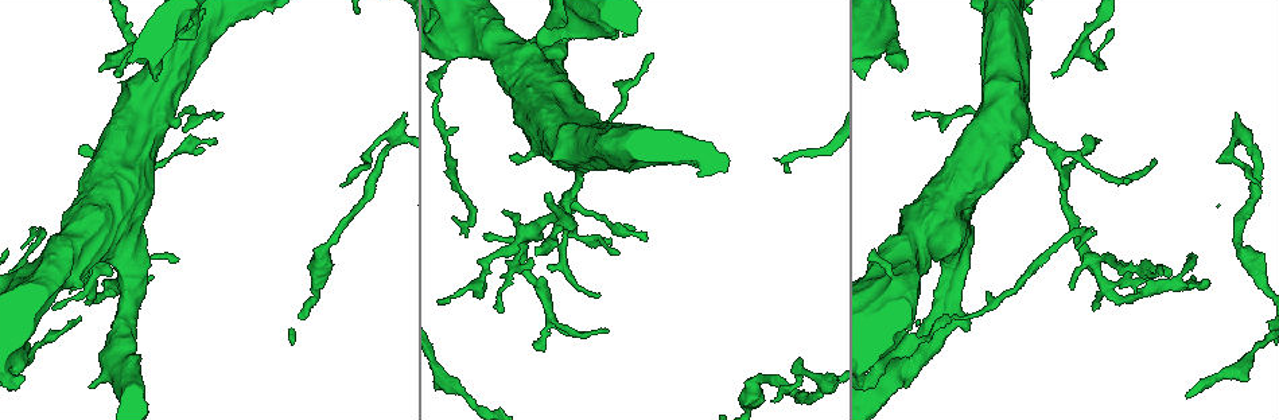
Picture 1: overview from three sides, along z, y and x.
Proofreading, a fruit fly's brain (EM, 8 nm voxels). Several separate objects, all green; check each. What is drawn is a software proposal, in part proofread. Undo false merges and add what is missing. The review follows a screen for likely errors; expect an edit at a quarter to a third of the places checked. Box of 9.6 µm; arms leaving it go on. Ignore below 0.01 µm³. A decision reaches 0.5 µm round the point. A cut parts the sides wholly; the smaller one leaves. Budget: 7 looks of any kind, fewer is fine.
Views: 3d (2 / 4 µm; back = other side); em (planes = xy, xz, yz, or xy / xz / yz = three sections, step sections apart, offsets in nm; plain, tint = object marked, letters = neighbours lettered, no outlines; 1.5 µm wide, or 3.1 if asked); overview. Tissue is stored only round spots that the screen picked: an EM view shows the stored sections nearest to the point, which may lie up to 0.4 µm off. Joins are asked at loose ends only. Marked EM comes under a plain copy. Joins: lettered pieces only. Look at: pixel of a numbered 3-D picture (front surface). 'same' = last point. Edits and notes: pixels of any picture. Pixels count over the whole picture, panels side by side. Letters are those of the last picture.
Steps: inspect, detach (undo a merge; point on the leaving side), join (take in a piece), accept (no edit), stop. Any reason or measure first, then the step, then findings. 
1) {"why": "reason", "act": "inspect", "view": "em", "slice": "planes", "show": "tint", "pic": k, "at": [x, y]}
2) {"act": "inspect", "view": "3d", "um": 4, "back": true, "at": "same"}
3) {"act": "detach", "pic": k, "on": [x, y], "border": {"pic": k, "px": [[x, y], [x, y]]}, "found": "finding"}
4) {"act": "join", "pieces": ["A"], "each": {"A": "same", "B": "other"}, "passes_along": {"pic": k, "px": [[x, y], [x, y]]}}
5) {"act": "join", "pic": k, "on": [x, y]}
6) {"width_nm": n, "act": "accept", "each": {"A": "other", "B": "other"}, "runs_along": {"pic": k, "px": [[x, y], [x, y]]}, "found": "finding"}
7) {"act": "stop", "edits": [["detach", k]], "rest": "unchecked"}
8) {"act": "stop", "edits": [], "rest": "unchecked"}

{"why": "free end", "act": "inspect", "view": "3d", "um": 2, "pic": 1, "at": [600, 295]}

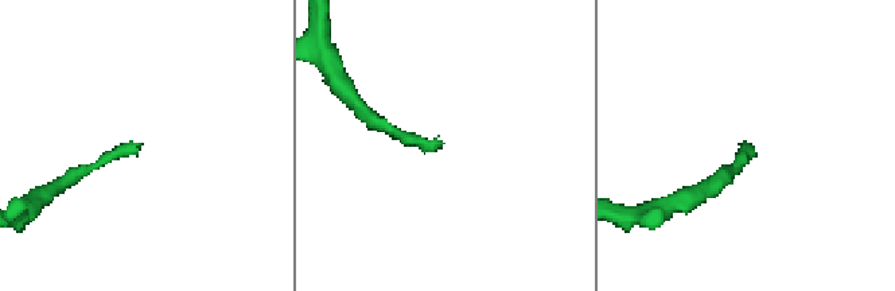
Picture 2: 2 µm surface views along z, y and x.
{"act": "inspect", "view": "em", "slice": "planes", "show": "tint", "pic": 2, "at": [742, 144]}

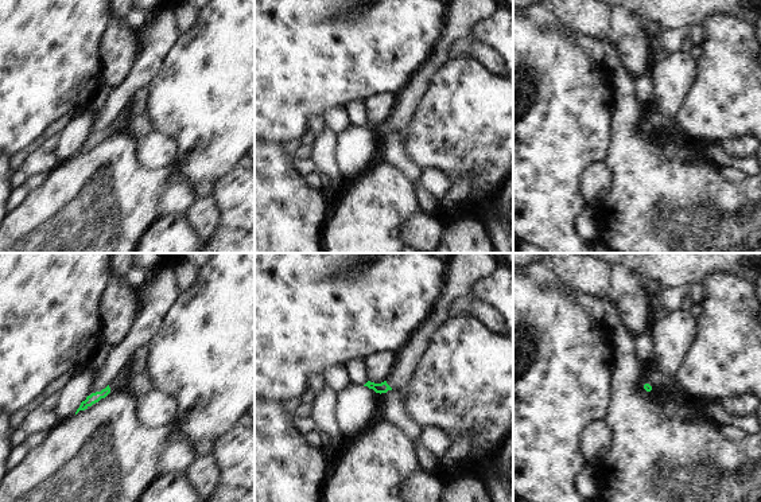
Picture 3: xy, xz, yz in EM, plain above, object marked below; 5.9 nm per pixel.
{"act": "inspect", "view": "em", "slice": "planes", "show": "letters", "at": "same"}

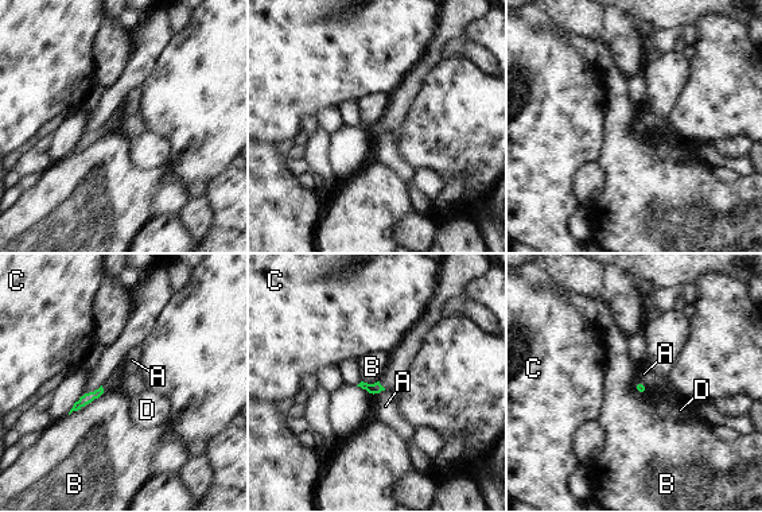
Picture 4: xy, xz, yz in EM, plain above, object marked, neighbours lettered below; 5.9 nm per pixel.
{"longest_contact_nm": ["B", 280], "act": "accept", "each": {"A": "other", "B": "other", "C": "other", "D": "other"}, "border": {"pic": 4, "px": [[102, 386], [97, 398], [69, 415]]}, "found": "none of them fits"}

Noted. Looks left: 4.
{"why": "free end", "act": "inspect", "view": "em", "slice": "yz", "step": 4, "show": "tint", "pic": 1, "at": [915, 113]}

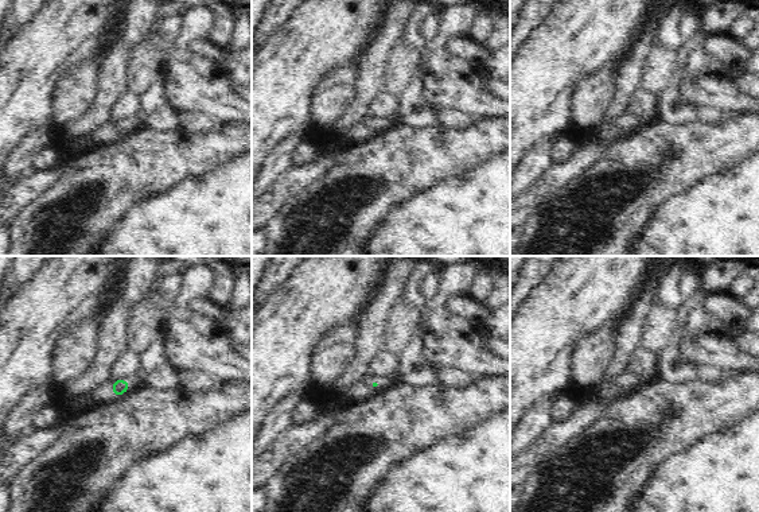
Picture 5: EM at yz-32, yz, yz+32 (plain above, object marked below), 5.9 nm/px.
{"act": "inspect", "view": "em", "slice": "xy", "step": 4, "show": "letters", "at": "same"}

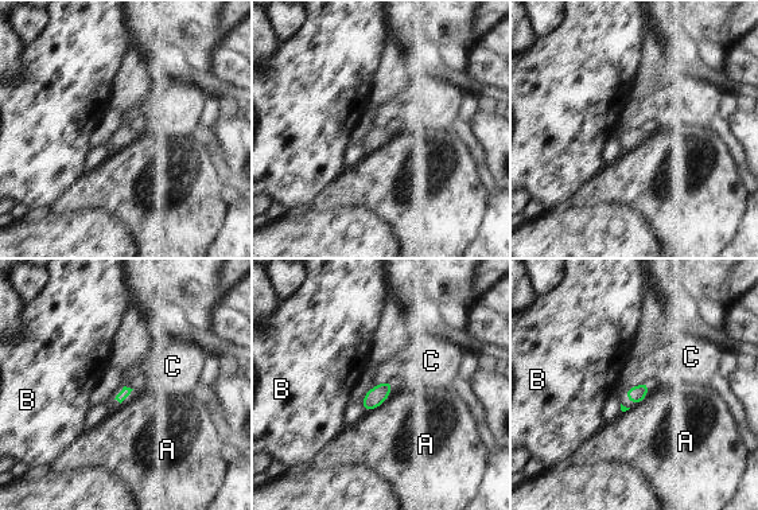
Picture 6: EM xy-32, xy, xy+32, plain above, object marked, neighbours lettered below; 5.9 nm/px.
{"act": "accept", "each": {"A": "other", "B": "other", "C": "other"}, "border": {"pic": 6, "px": [[393, 386], [389, 396], [366, 413]]}, "found": "no lettered piece goes on from it"}

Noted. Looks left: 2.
{"why": "tapers out", "act": "inspect", "view": "em", "slice": "planes", "show": "letters", "pic": 1, "at": [1121, 260]}

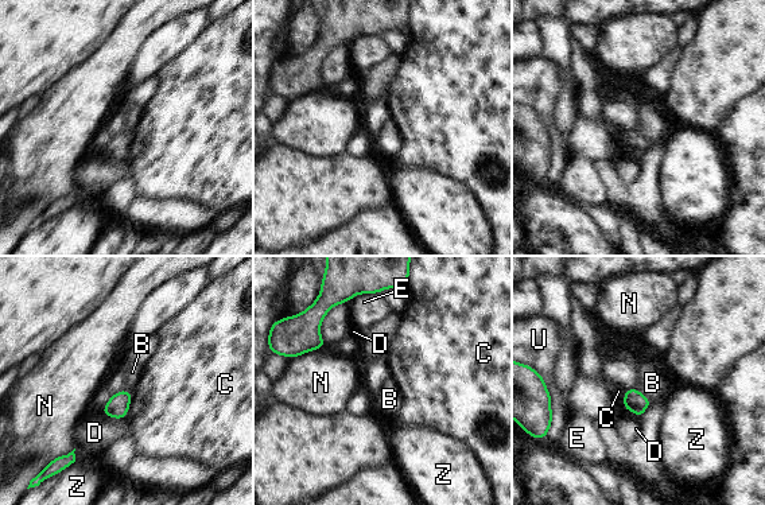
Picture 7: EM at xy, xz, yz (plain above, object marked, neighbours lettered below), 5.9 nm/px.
{"longest_contact_nm": ["U", 260], "act": "accept", "each": {"B": "other", "C": "other", "D": "other", "E": "other", "N": "other", "U": "other", "Z": "other"}, "found": "no lettered piece goes on from it"}

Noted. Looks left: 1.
{"act": "stop", "edits": [], "rest": "unchecked"}

